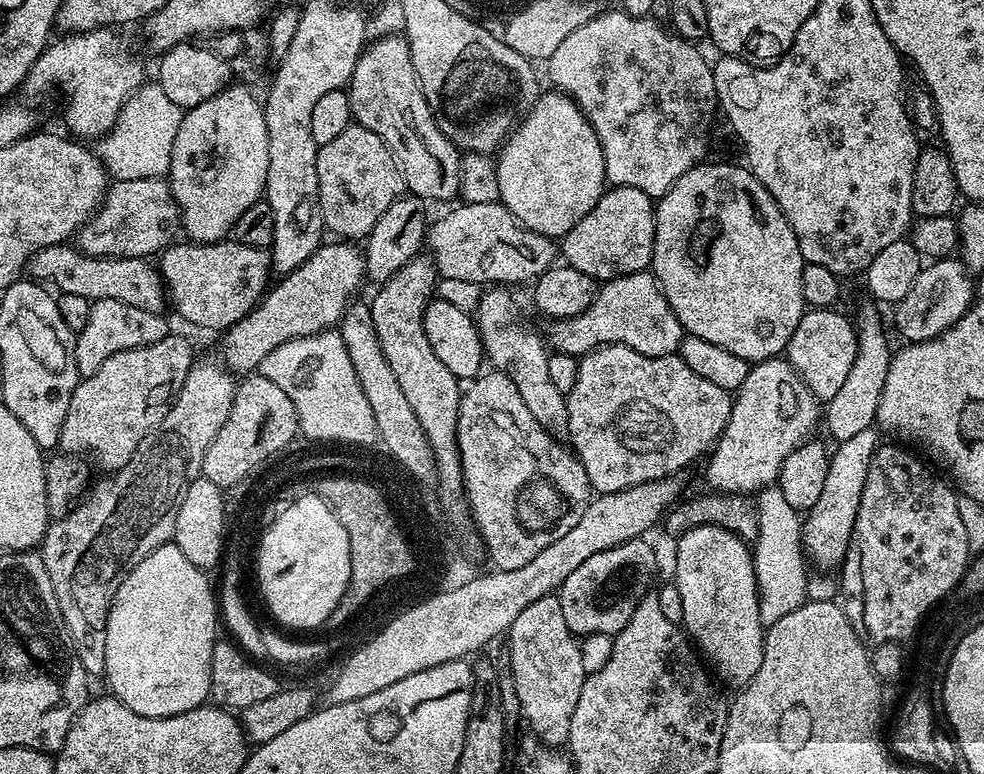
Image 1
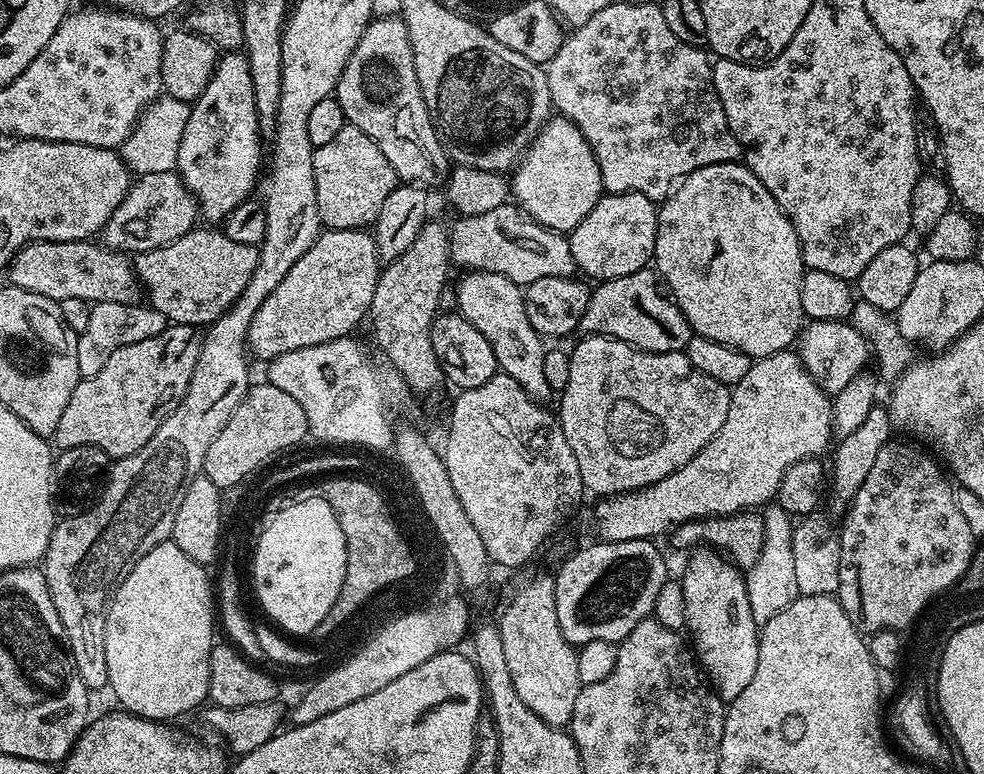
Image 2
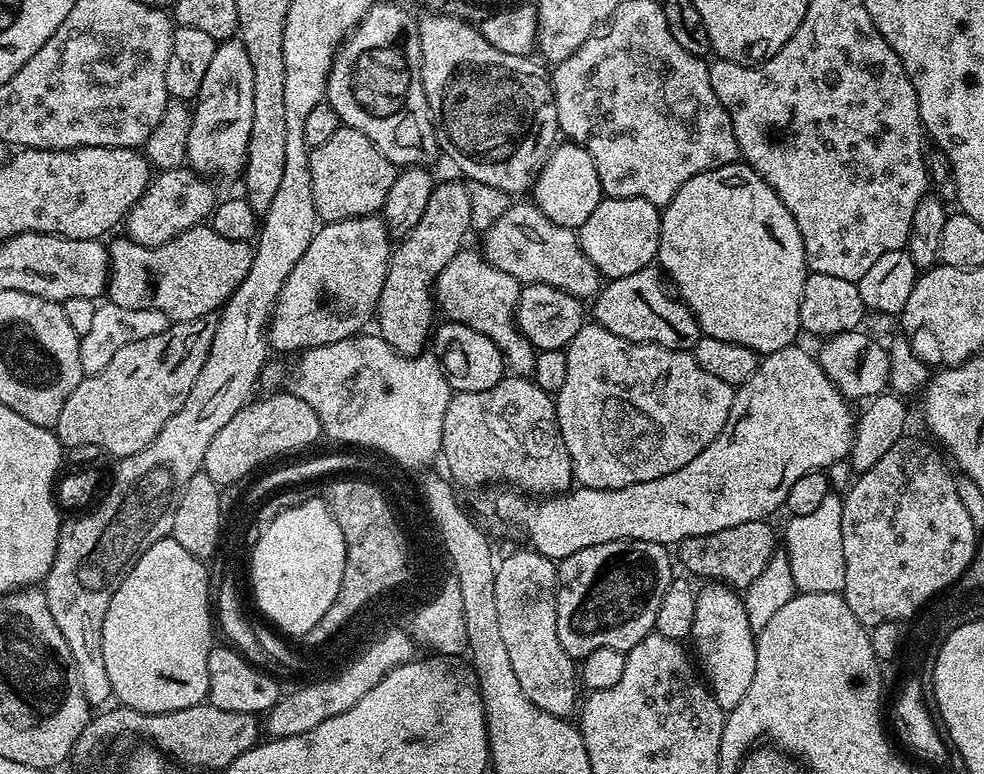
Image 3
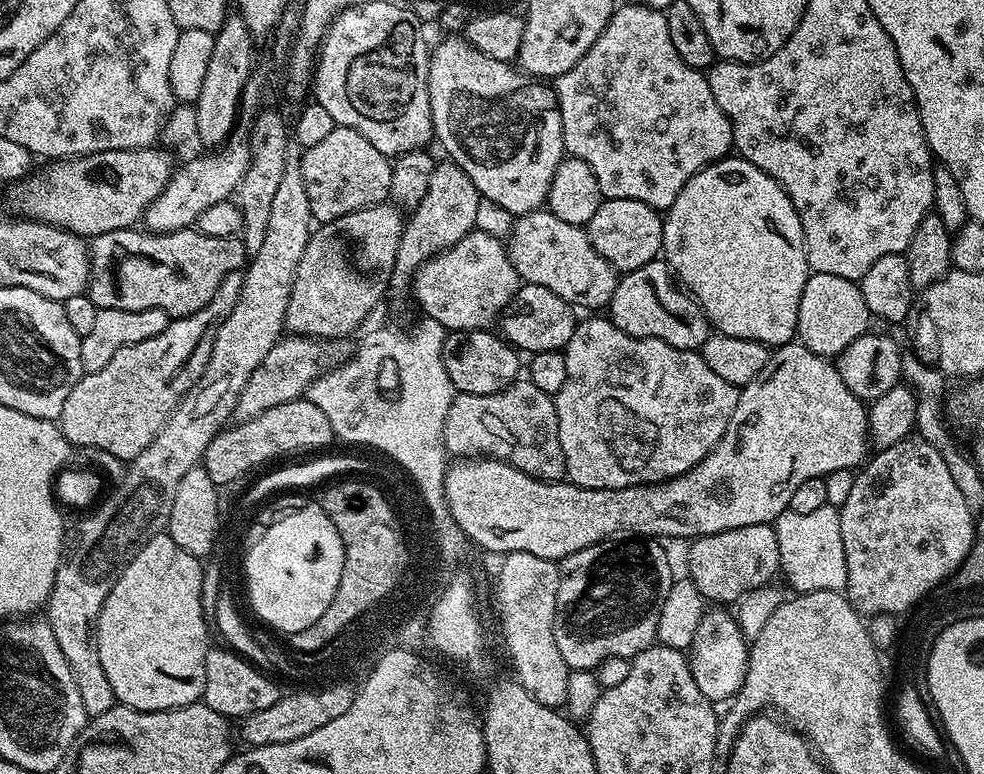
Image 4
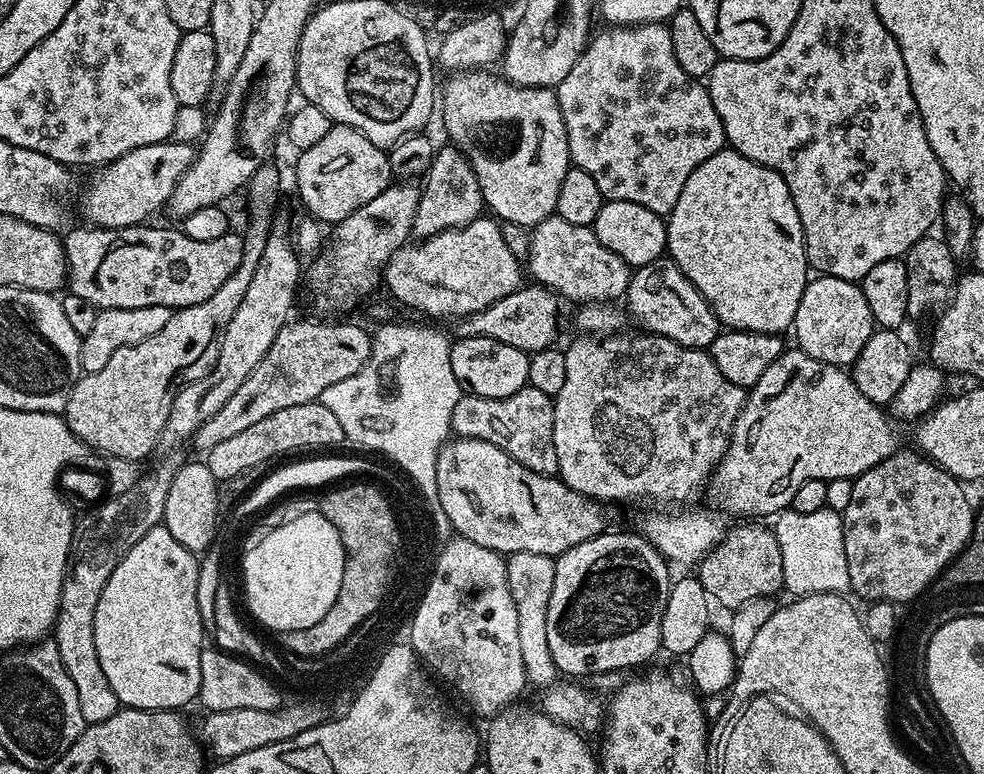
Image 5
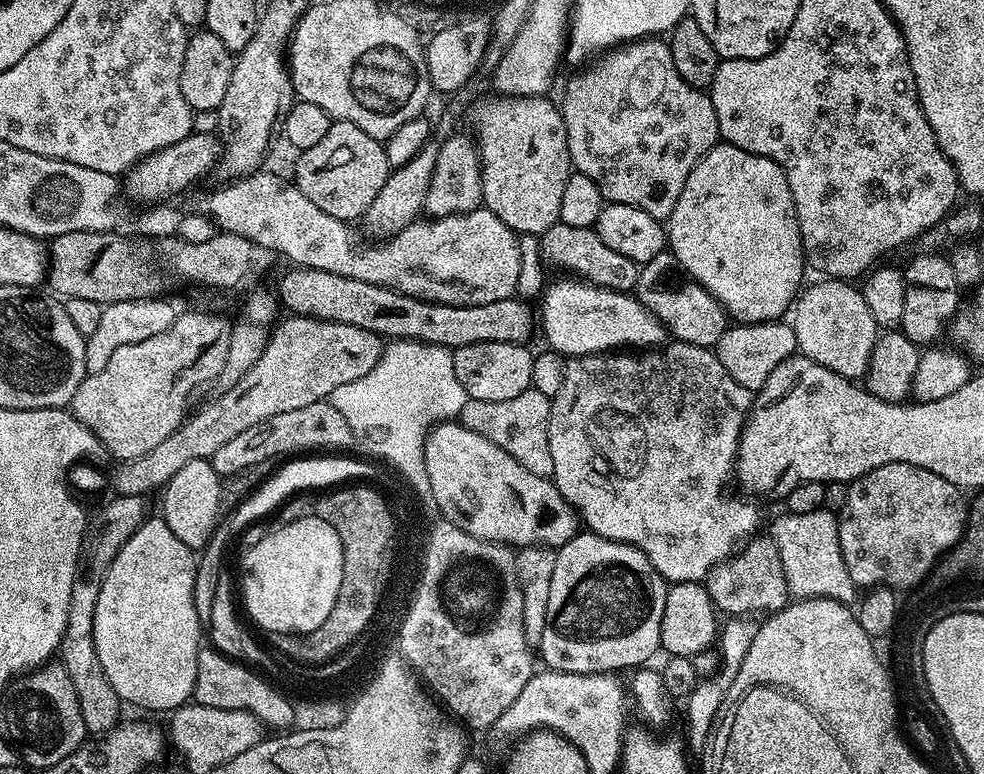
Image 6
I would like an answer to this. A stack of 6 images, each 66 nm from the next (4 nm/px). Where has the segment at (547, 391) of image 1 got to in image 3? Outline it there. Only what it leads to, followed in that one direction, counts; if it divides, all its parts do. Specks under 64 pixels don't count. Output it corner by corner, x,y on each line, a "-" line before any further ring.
462,250
438,274
434,300
454,324
465,324
478,334
486,334
504,354
504,363
517,376
531,377
537,349
520,333
516,326
516,307
520,297
521,283
510,274
498,270
484,259
479,251

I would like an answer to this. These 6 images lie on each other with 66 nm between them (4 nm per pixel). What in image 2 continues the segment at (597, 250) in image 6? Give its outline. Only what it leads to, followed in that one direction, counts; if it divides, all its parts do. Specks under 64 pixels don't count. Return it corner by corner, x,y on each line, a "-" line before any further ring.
507,202
477,216
461,215
457,220
450,228
448,255
455,267
464,268
460,270
502,274
521,286
538,282
538,278
572,276
577,271
567,235
542,226
515,203

